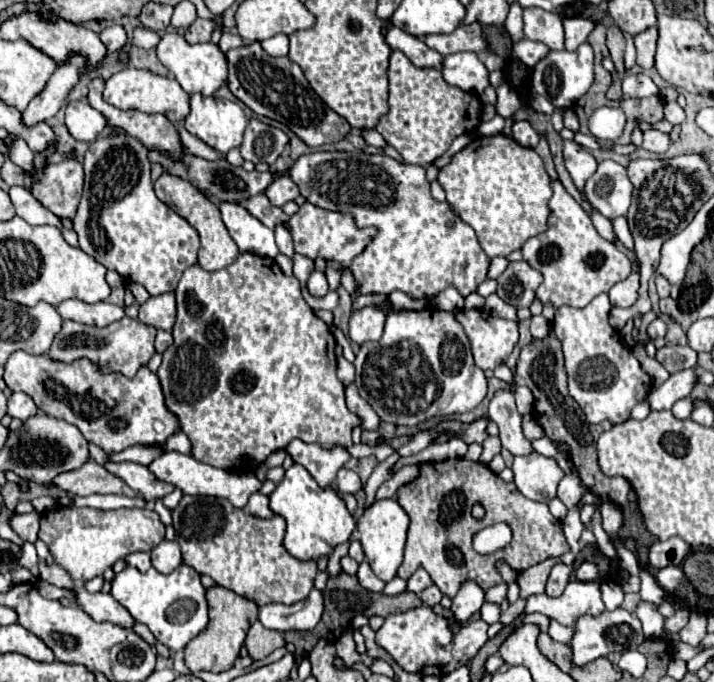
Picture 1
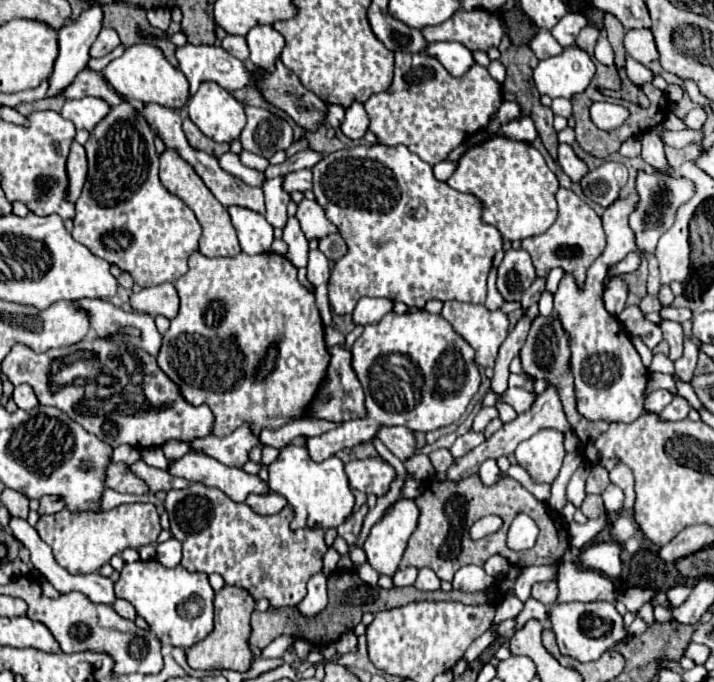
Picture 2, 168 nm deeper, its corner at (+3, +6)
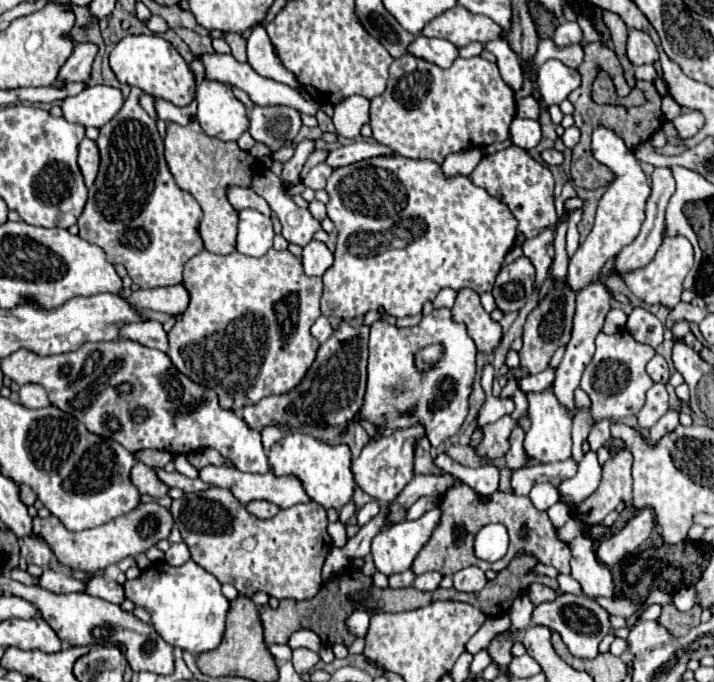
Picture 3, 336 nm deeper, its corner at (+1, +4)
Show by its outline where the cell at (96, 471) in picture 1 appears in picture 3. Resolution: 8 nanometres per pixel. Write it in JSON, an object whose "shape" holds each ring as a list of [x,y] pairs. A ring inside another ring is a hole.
{"shape":[[[136,463],[132,467],[130,481],[140,493],[148,493],[152,497],[166,497],[166,493],[168,493],[168,487],[164,487],[164,483],[160,483],[160,479],[156,479],[156,471],[146,467],[144,463]]]}

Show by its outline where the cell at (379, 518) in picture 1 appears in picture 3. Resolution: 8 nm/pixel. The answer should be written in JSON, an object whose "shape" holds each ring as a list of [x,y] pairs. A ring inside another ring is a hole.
{"shape":[[[440,509],[426,511],[420,519],[402,519],[388,525],[372,539],[372,559],[380,573],[394,575],[410,569],[414,557],[430,539],[436,523],[440,521]]]}

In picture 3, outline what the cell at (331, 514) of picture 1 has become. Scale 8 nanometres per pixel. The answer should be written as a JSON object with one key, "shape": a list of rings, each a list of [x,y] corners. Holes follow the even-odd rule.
{"shape":[[[286,433],[268,453],[270,469],[276,477],[294,475],[310,501],[322,505],[324,509],[342,509],[352,501],[354,495],[354,475],[350,471],[350,449],[346,445],[330,447],[304,433]]]}

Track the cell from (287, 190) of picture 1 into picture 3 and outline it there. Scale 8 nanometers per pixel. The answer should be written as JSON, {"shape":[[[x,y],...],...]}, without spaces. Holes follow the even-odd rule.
{"shape":[[[318,163],[318,165],[312,167],[310,173],[302,179],[302,183],[304,183],[306,187],[314,189],[314,191],[324,189],[324,187],[326,187],[326,179],[328,179],[330,173],[332,173],[332,169],[330,169],[326,163]]]}

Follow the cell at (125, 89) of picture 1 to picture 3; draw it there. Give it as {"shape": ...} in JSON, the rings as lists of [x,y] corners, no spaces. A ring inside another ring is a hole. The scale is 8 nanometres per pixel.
{"shape":[[[156,35],[124,37],[110,53],[110,69],[114,71],[114,75],[120,83],[138,87],[156,99],[170,101],[178,107],[184,107],[194,99],[194,91],[196,91],[194,73],[188,69],[188,65],[178,55],[178,51],[162,37],[156,37]]]}

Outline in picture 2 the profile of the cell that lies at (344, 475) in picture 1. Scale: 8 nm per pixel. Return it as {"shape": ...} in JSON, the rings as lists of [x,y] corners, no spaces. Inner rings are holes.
{"shape":[[[366,457],[346,463],[346,475],[352,489],[382,497],[390,491],[390,483],[396,479],[396,469],[382,457]]]}

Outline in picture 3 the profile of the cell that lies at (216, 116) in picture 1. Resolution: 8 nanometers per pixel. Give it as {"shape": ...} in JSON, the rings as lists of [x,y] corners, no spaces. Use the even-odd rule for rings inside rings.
{"shape":[[[204,79],[196,89],[196,101],[196,119],[208,137],[238,141],[238,137],[248,129],[246,107],[234,97],[228,85]]]}

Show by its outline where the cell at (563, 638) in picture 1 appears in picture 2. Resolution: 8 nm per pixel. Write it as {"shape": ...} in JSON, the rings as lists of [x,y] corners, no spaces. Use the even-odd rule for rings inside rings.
{"shape":[[[532,597],[524,603],[524,609],[516,615],[516,627],[514,629],[520,629],[530,619],[538,619],[542,623],[548,623],[548,609],[540,601],[536,601]]]}

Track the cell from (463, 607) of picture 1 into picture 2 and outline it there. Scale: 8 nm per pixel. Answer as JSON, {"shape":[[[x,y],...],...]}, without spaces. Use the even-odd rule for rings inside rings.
{"shape":[[[464,565],[462,569],[456,571],[452,585],[458,591],[474,593],[474,591],[482,591],[482,589],[488,589],[490,585],[494,585],[494,577],[486,575],[486,571],[478,565]]]}

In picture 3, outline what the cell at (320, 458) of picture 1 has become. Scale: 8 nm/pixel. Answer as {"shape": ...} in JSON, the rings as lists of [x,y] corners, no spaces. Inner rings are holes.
{"shape":[[[434,309],[430,315],[422,317],[422,321],[414,327],[396,327],[386,321],[376,321],[370,325],[370,357],[368,357],[368,391],[364,397],[362,409],[354,415],[354,421],[370,421],[376,431],[384,437],[392,435],[398,429],[408,429],[414,425],[422,425],[426,437],[432,445],[440,445],[448,437],[456,435],[468,415],[468,397],[474,389],[476,377],[476,347],[464,327],[460,323],[452,323],[450,309]],[[428,345],[442,345],[442,357],[428,369],[420,371],[416,367],[414,355],[428,347]]]}

